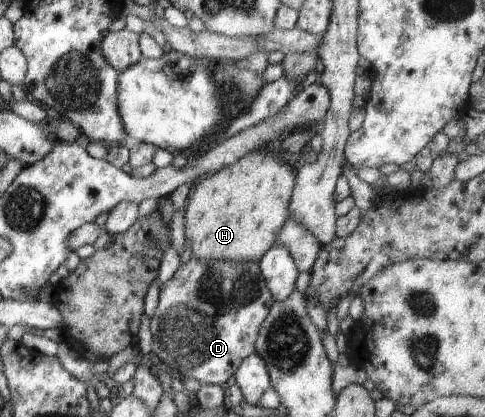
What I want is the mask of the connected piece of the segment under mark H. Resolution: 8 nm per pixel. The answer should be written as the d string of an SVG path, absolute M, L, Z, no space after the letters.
M275 145L264 146L260 149L248 151L245 155L242 155L242 158L239 158L232 164L222 167L219 171L211 173L205 178L200 178L199 181L196 182L194 192L190 191L190 196L188 196L188 206L184 208L185 237L186 242L188 242L188 246L192 247L192 257L201 261L228 259L229 261L258 263L262 256L264 256L264 254L266 254L266 252L272 248L272 245L275 244L275 238L278 236L280 229L284 226L284 223L289 220L288 205L295 185L294 170L286 162L283 162L280 158L278 158L276 153L278 153L278 150Z

